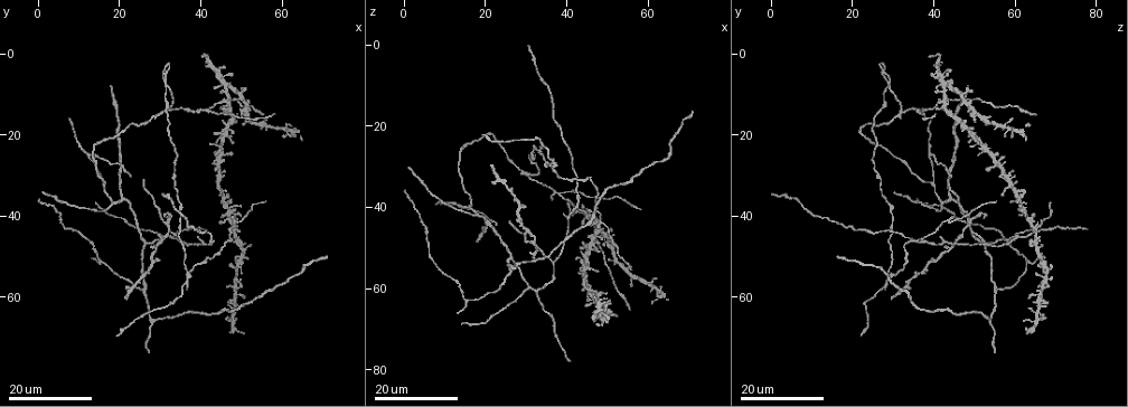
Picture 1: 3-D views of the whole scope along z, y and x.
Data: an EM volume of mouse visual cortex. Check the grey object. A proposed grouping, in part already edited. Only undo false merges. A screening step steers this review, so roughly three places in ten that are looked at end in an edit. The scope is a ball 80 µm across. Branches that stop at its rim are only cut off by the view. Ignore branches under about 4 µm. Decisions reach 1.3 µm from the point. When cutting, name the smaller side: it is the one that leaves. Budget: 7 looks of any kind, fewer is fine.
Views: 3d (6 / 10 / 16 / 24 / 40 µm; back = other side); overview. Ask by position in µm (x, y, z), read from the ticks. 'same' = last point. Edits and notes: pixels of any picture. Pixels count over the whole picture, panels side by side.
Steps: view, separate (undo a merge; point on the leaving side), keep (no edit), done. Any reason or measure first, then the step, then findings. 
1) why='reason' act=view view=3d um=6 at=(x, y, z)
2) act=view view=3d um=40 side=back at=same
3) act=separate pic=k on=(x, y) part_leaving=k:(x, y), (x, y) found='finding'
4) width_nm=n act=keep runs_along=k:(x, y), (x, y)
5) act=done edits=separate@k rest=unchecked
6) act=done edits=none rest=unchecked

act=view view=3d um=16 at=(31.0, 8.5, 29.5)

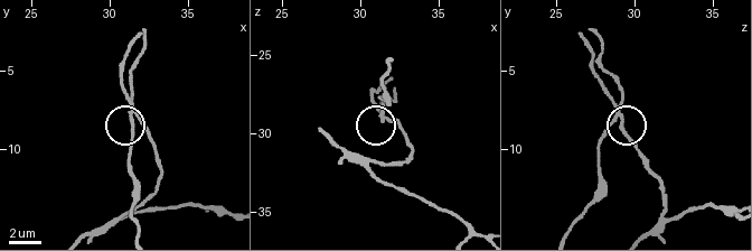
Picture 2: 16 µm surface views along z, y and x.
why='zoom in' act=view view=3d um=10 at=(31.2, 8.0, 28.8)

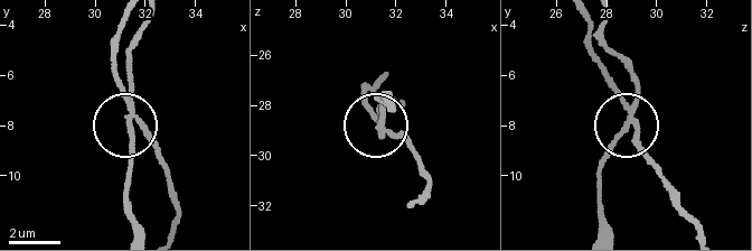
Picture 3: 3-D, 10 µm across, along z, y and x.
act=separate pic=3 on=(131, 74) part_leaving=3:(632, 113), (601, 175), (601, 226) found='a second neuron is stuck on'

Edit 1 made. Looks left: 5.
act=view view=overview

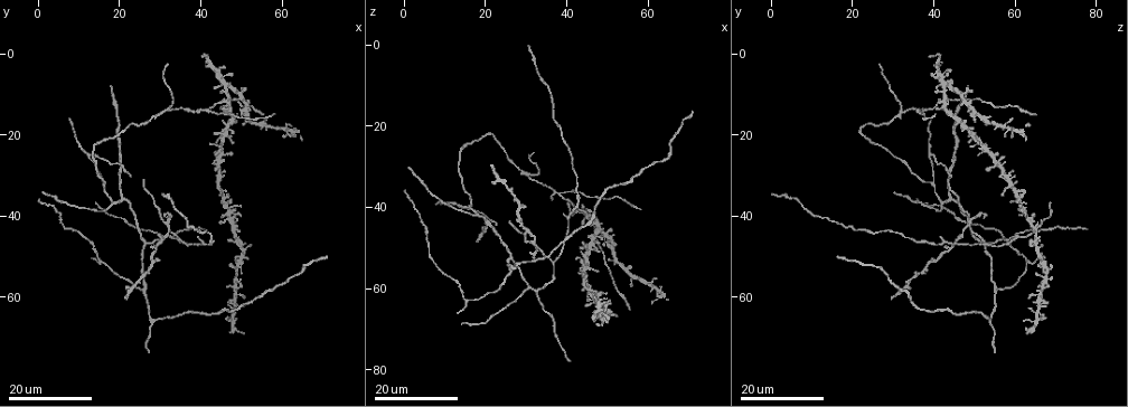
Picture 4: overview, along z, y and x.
why='three-way junction' act=view view=3d um=16 at=(12.5, 25.0, 39.0)

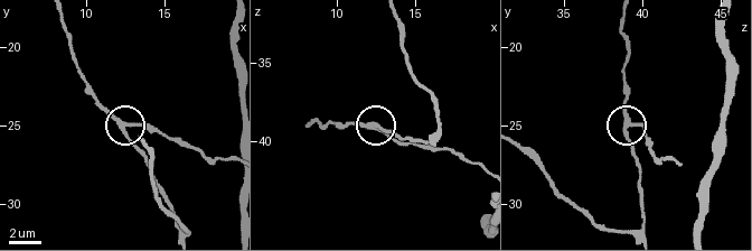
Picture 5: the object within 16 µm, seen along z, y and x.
act=view view=3d um=10 at=(12.6, 24.8, 39.2)

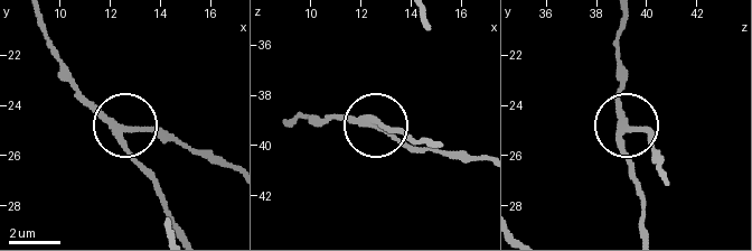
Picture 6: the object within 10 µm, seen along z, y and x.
width_nm=210 act=separate pic=6 on=(148, 128) part_leaving=6:(119, 126), (137, 126), (226, 160) found='two neurons meet here'

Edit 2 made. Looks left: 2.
act=view view=3d um=16 at=(15.0, 21.5, 25.0)

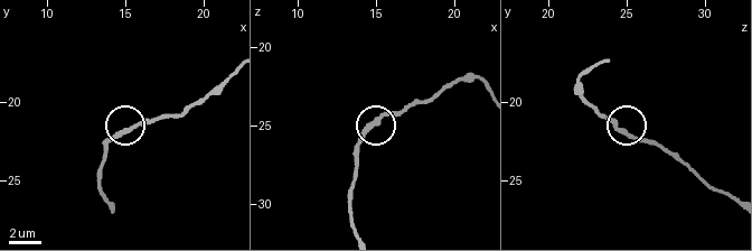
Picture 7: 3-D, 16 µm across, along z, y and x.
act=view view=3d um=6 at=(15.0, 21.8, 24.6)

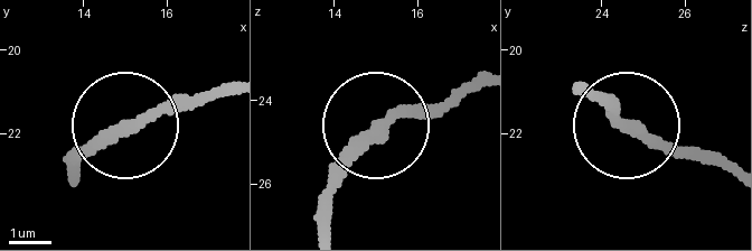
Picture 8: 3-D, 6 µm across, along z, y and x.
act=keep runs_along=8:(129, 123), (212, 94) found='continuous, no second neuron'

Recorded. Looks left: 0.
act=done edits=separate@3,separate@6 rest=unchecked

